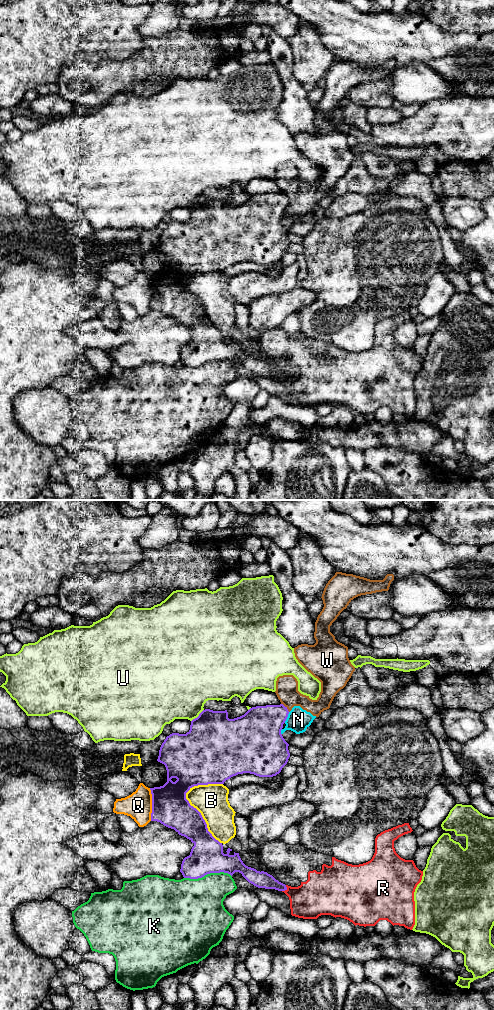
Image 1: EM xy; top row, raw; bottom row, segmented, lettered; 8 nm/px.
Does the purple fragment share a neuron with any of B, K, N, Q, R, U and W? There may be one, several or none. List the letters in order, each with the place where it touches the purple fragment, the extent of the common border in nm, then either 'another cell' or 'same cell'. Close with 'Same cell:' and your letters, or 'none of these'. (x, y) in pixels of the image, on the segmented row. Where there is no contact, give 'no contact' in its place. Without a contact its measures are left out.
B: meets purple in xy at (201, 815); contact 500 nm long; another cell
K: meets purple in xy at (207, 873); contact 380 nm long; another cell
N: meets purple in xy at (287, 716); contact 100 nm long; another cell
Q: meets purple in xy at (152, 804); contact 260 nm long; another cell
R: meets purple in xy at (285, 889); contact 70 nm long; another cell
U: meets purple in xy at (198, 716); contact 140 nm long; another cell
W: meets purple in xy at (285, 707); contact 100 nm long; another cell
Same cell: none of these

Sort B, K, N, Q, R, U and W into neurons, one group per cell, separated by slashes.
B / K / N W / Q / R / U

